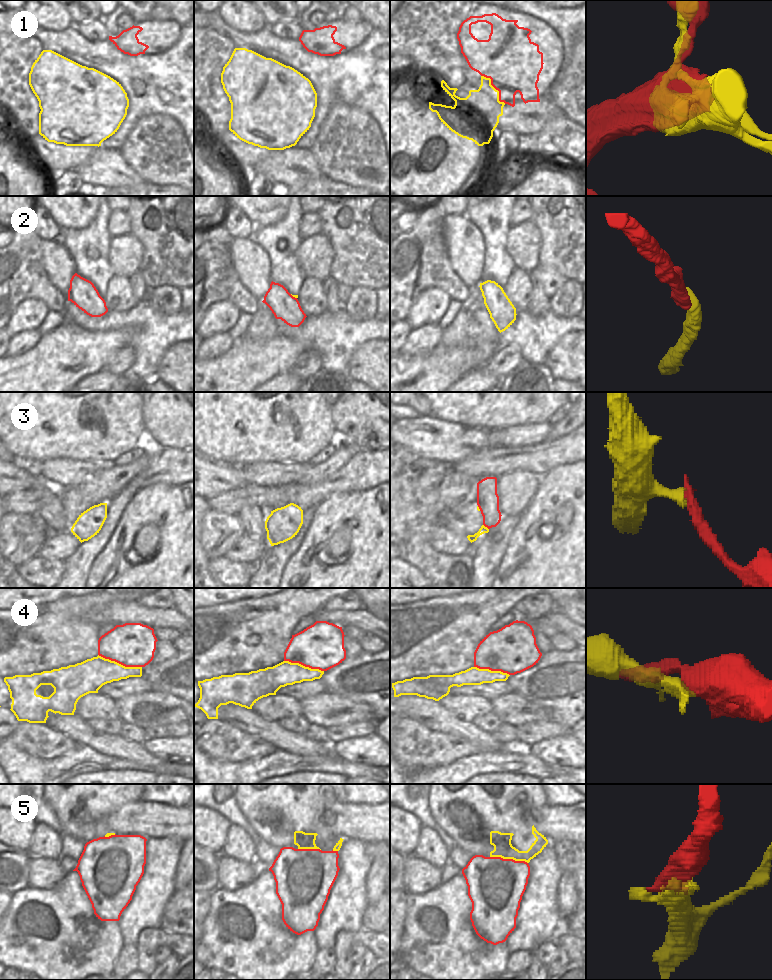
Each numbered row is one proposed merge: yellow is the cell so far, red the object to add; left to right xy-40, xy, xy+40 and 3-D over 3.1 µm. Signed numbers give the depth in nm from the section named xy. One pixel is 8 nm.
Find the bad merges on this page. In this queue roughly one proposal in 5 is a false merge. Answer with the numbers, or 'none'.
3

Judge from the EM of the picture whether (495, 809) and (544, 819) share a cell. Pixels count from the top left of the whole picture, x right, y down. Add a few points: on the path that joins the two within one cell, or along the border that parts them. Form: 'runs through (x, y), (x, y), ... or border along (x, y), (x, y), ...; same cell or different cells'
border along (547, 804), (532, 812), (533, 824); different cells

